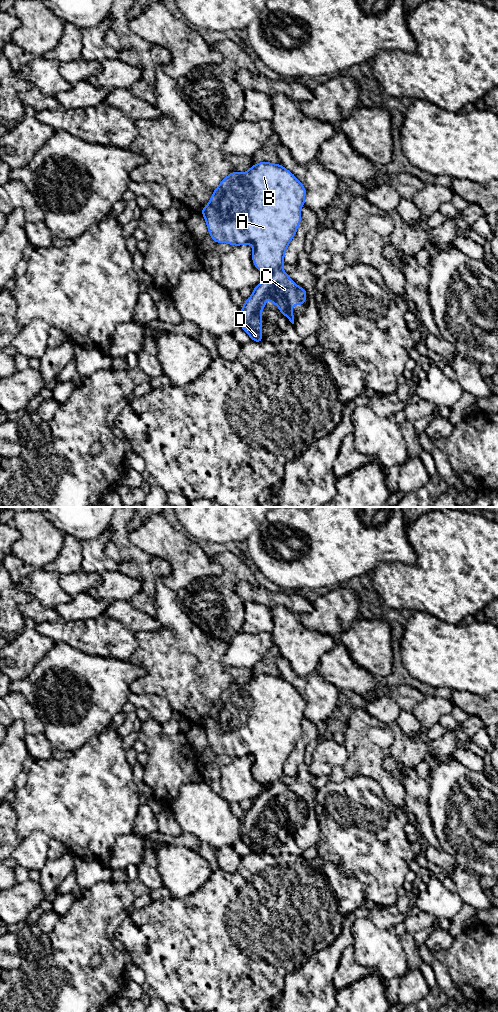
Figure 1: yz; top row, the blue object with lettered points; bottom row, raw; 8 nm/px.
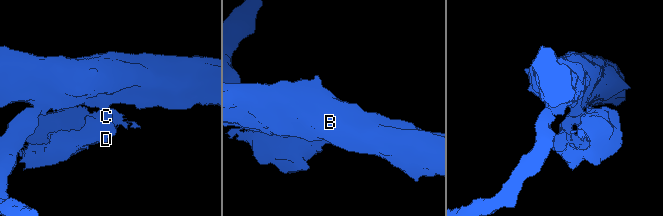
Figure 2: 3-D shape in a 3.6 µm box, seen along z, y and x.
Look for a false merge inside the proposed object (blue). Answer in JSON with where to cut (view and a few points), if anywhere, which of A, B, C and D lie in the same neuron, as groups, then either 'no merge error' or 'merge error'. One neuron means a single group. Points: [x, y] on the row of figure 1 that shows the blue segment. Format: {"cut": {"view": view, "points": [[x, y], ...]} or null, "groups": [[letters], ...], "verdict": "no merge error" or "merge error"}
{"cut": {"view": "yz", "points": [[277, 269], [265, 276]]}, "groups": [["A", "B"], ["C", "D"]], "verdict": "merge error"}

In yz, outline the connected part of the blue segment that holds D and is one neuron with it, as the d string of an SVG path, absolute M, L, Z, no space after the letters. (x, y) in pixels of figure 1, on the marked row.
M276 270L264 277L264 279L253 288L252 295L244 302L241 308L241 328L250 336L253 341L262 343L262 308L266 306L266 296L269 301L280 308L280 314L285 315L294 324L293 305L303 305L306 298L306 290L299 287L283 270Z

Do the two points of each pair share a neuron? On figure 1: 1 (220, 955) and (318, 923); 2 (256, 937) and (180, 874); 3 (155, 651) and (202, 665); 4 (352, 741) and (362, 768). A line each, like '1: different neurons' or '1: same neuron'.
1: same neuron
2: different neurons
3: same neuron
4: same neuron

